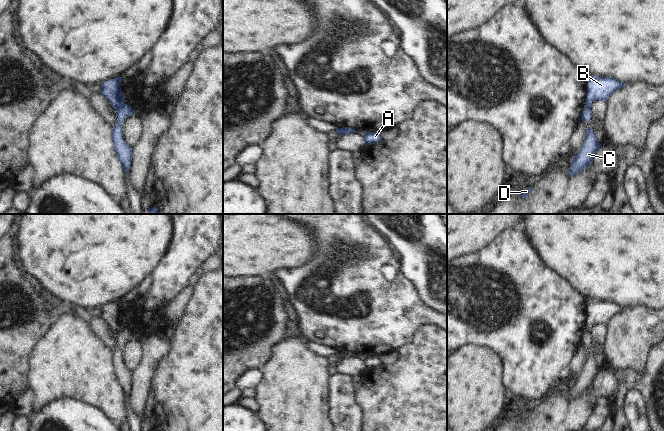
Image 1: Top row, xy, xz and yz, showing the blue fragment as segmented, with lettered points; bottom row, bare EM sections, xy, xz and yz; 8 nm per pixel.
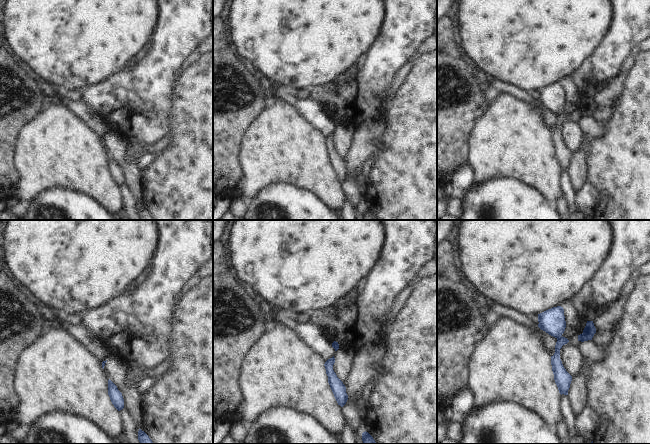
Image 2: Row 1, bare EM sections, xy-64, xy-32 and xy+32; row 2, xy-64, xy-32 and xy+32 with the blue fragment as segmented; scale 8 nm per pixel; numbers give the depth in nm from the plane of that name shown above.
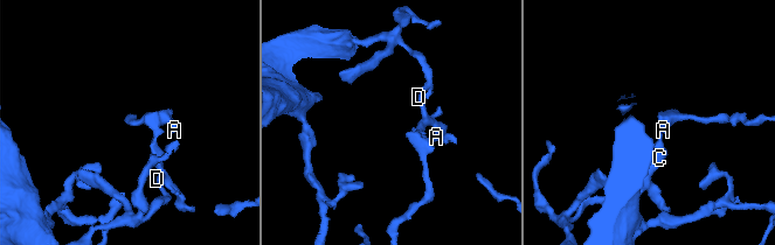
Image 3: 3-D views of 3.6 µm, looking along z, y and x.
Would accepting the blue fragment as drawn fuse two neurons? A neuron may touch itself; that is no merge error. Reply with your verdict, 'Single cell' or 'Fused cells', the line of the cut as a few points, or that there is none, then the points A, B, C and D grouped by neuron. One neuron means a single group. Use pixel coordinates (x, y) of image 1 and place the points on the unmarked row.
Fused cells. Split along xy (124, 327), (115, 332). Groups: A B / C D.

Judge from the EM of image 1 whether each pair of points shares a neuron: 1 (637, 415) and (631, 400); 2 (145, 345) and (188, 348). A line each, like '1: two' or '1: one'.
1: one
2: two

